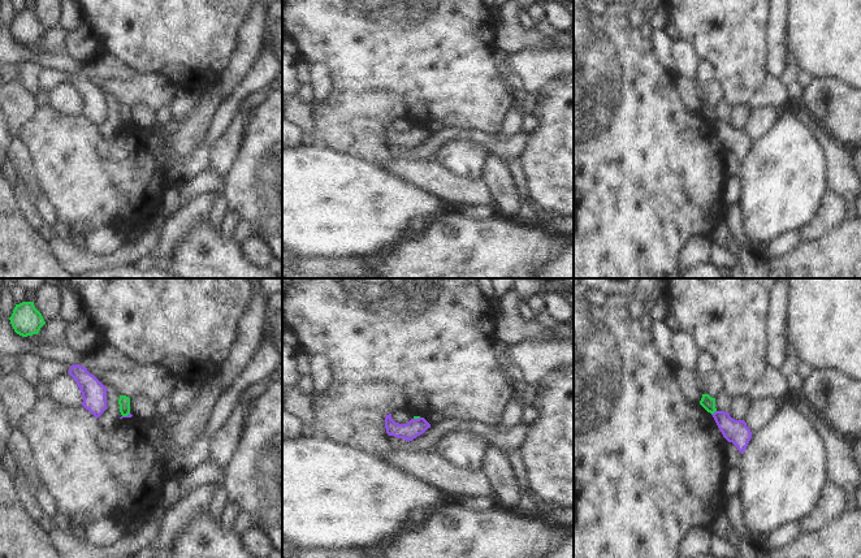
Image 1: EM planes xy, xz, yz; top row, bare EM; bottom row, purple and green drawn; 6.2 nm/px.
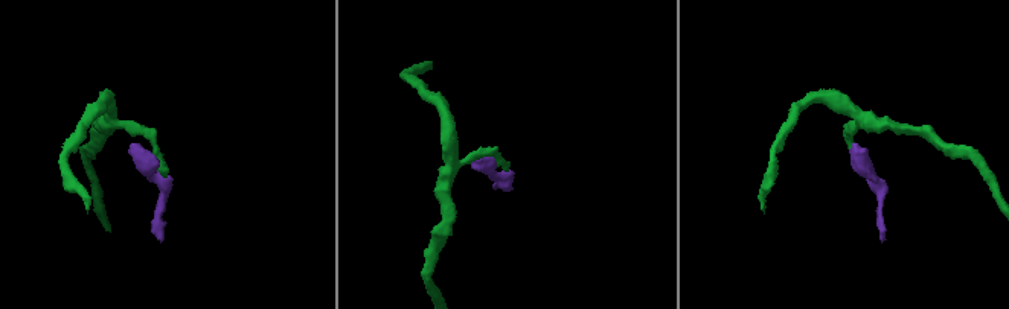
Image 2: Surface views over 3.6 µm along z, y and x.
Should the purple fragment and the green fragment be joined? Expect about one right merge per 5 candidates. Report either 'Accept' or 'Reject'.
Reject

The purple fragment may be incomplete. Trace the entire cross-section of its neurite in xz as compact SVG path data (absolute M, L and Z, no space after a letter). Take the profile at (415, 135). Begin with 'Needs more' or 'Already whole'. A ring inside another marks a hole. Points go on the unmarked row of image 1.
Already whole. M389 122L385 126L385 137L389 144L404 147L410 151L430 137L430 133L424 126L411 127L407 133L399 133L395 131L391 127L391 122Z

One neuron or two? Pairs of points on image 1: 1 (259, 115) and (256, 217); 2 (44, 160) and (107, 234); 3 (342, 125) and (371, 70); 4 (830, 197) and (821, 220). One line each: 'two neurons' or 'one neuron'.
1: one neuron
2: two neurons
3: one neuron
4: one neuron

